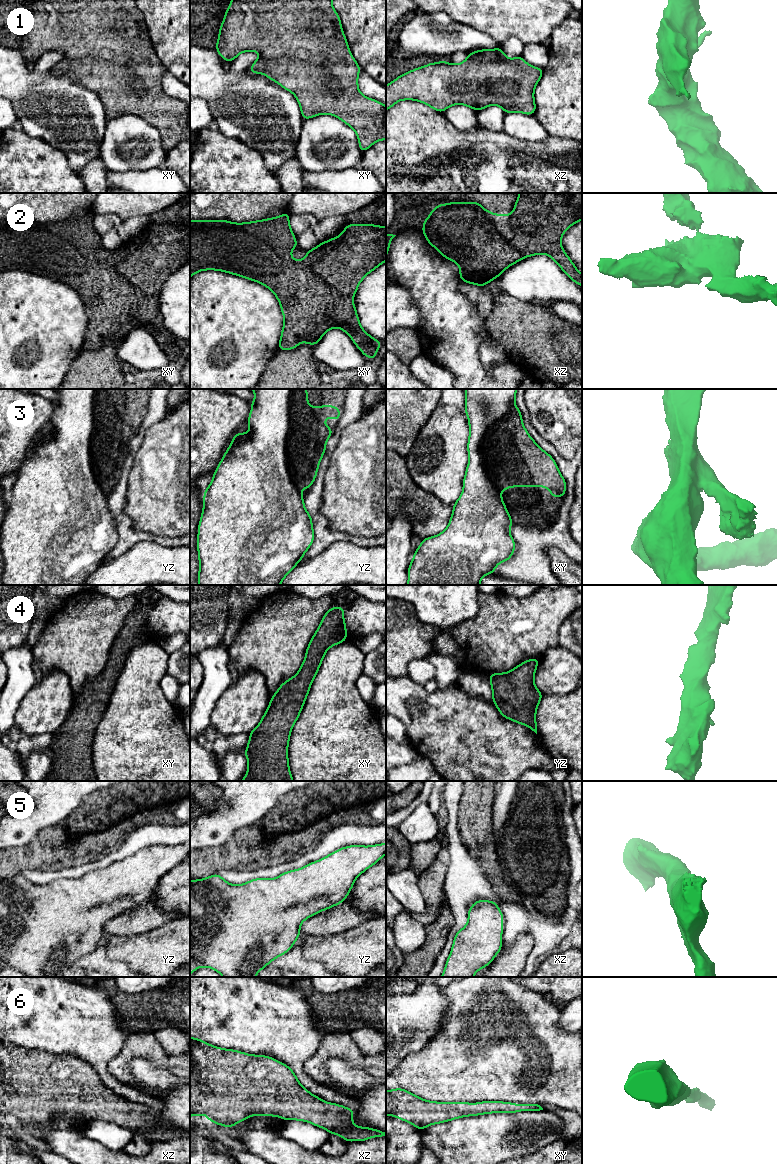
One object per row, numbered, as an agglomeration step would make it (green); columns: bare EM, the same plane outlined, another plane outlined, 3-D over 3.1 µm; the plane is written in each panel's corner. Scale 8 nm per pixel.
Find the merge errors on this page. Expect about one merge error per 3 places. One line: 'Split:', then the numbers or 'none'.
Split: 3

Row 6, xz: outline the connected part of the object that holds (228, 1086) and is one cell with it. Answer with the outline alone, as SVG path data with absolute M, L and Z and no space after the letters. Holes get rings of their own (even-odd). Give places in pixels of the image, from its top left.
M190 1037L190 1116L204 1114L212 1123L233 1127L252 1115L299 1120L337 1134L347 1142L386 1137L386 1132L352 1123L354 1110L311 1094L286 1064L265 1055L215 1047Z

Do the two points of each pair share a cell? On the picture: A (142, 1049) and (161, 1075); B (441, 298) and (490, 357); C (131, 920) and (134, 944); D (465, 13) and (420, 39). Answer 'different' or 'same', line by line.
A: different
B: different
C: different
D: different

